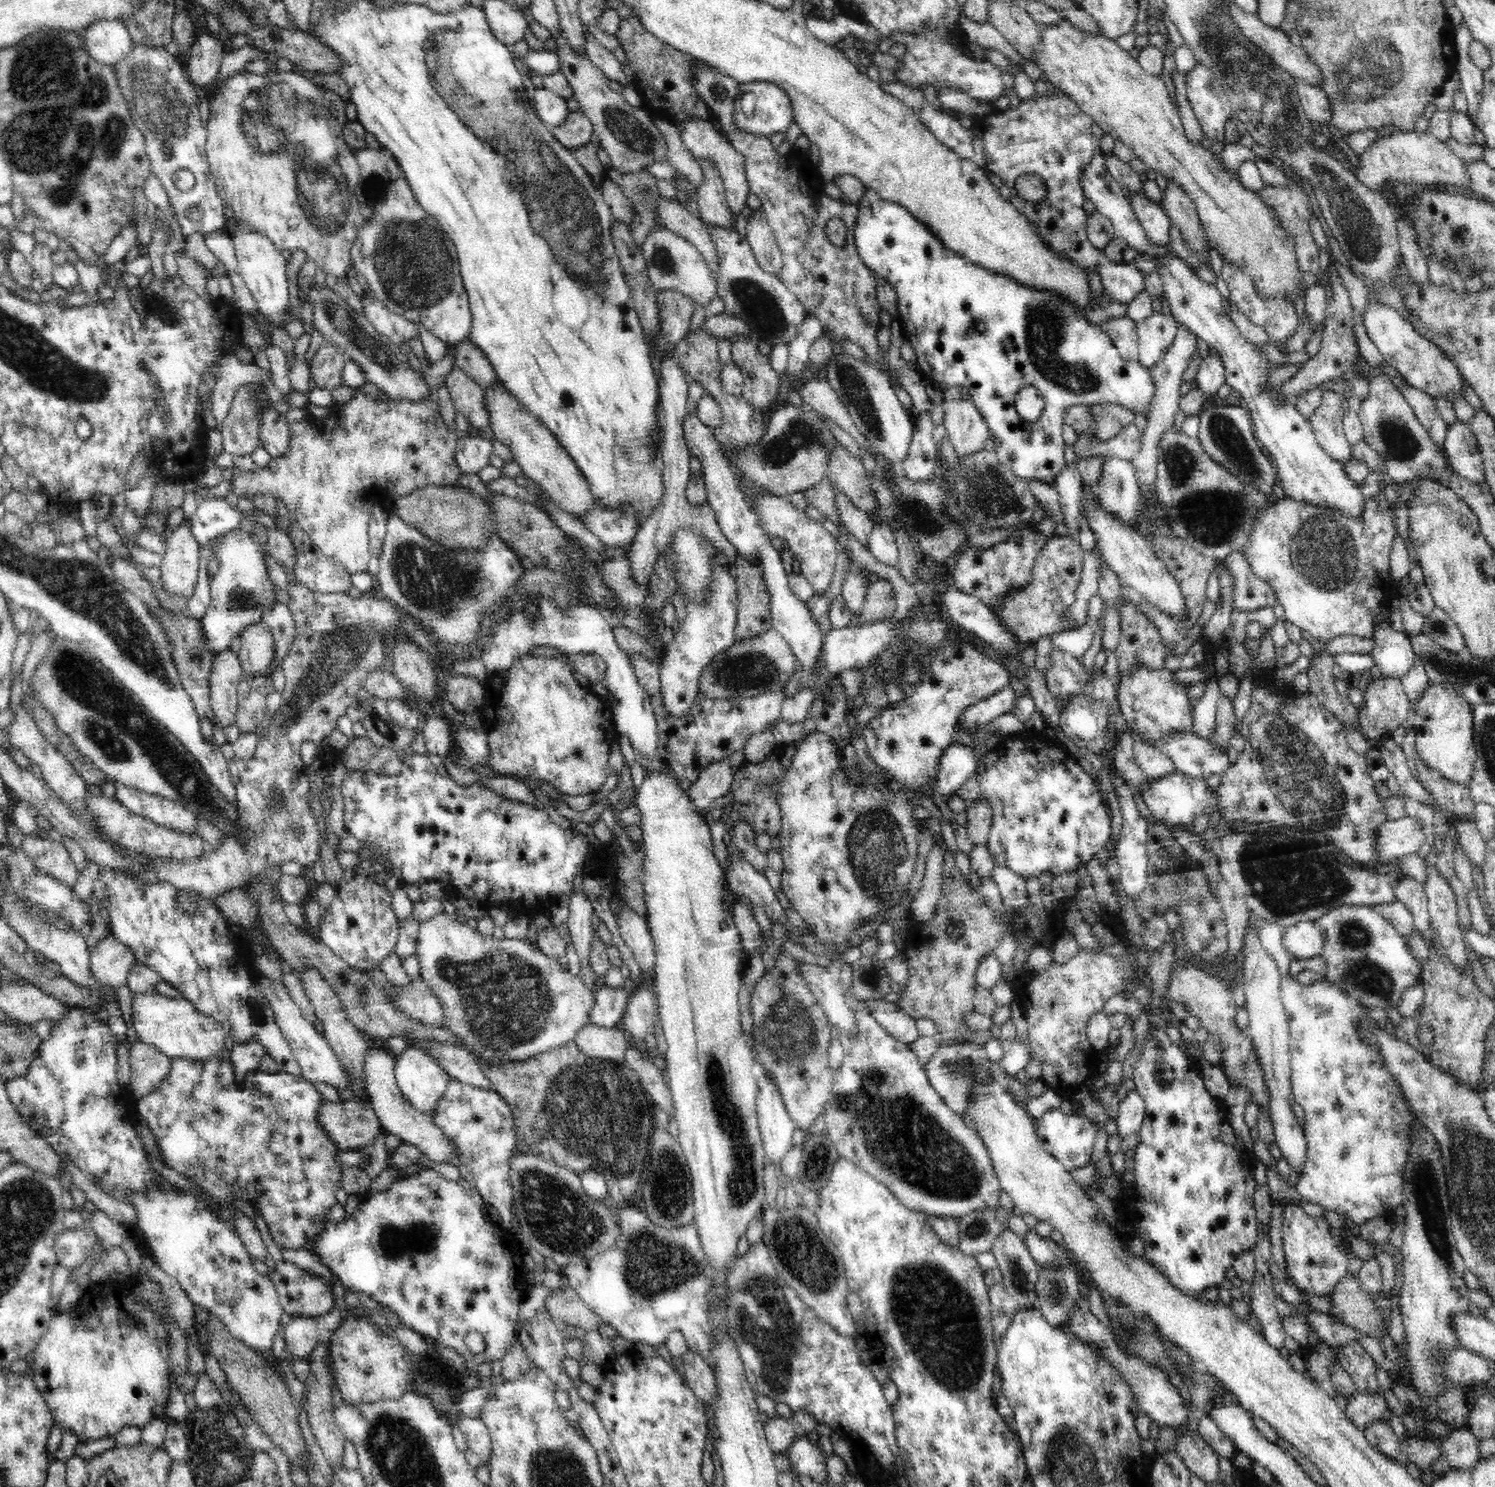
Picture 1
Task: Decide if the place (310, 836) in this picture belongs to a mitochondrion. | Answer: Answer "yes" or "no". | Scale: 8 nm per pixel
no

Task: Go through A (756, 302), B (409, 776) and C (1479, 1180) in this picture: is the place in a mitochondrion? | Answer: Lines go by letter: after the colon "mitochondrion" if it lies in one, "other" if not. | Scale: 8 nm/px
A: mitochondrion
B: other
C: mitochondrion

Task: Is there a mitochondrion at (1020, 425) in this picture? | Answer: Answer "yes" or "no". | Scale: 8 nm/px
no

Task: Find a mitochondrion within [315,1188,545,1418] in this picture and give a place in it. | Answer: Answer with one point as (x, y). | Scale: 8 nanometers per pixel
(396, 1240)

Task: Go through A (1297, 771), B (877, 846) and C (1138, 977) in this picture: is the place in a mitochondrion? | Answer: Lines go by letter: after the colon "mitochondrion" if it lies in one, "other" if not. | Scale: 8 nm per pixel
A: mitochondrion
B: mitochondrion
C: other

